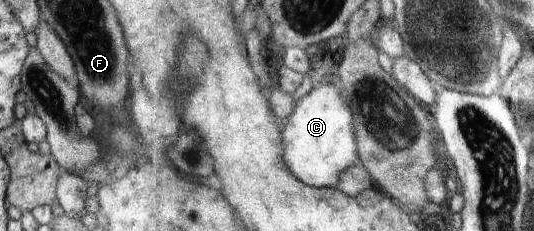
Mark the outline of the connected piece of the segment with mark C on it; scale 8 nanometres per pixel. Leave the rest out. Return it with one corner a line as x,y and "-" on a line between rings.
325,83
298,101
298,109
288,118
283,132
285,162
291,172
311,186
339,186
341,174
350,166
360,164
360,141
357,140
357,118
342,87

